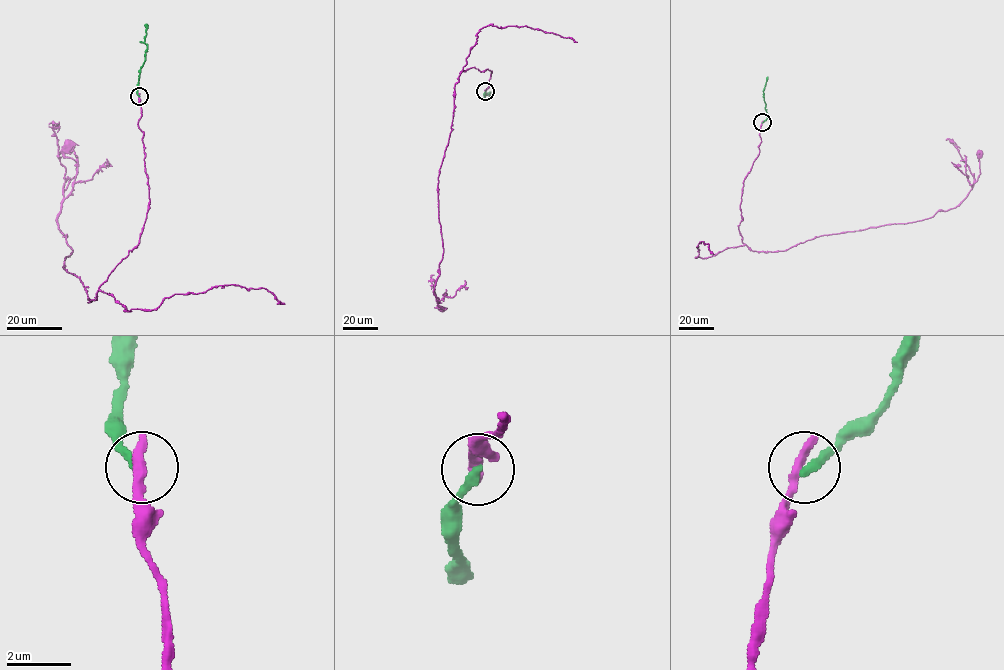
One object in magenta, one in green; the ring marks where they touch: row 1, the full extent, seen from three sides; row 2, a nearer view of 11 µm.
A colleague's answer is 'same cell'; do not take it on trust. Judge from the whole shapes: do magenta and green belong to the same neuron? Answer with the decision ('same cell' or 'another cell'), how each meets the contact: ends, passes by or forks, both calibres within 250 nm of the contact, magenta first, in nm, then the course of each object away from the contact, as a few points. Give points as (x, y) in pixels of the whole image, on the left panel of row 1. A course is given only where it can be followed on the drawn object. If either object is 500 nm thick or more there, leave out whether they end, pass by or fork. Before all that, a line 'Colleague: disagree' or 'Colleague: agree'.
Colleague: disagree
another cell; magenta ends there; green ends there; 380 nm thick on the magenta side, 320 nm on the other; magenta runs (139, 95), (149, 210), (139, 242), (90, 301), (63, 267), (68, 145); green runs (139, 96), (139, 69), (146, 48), (146, 23)

